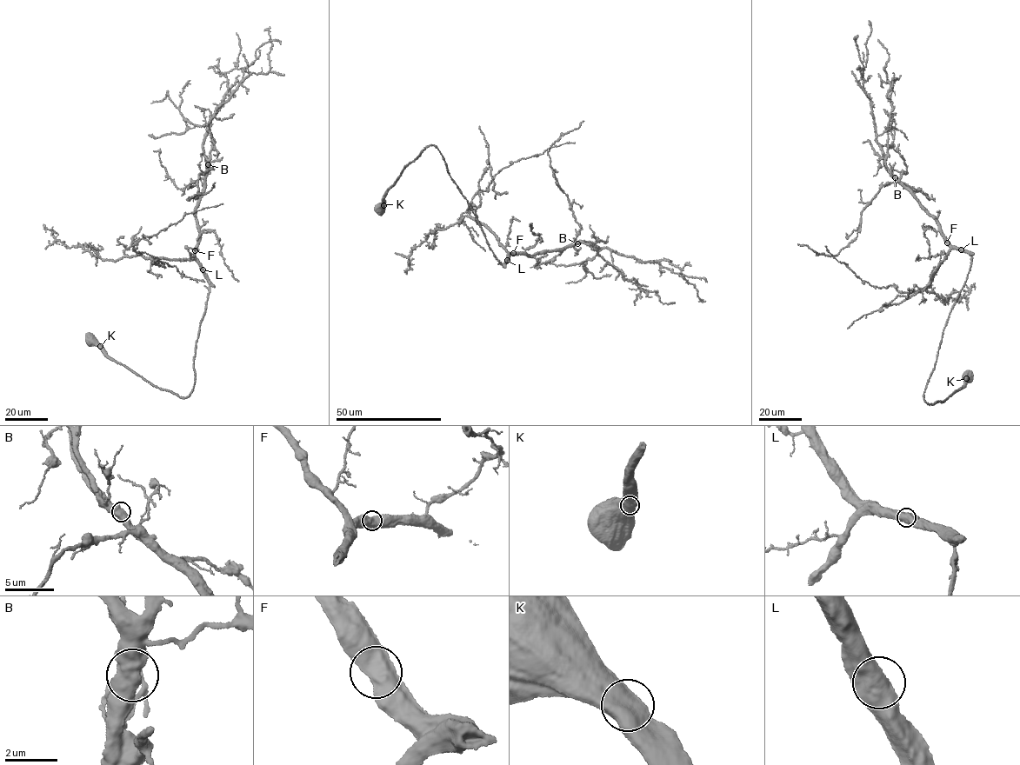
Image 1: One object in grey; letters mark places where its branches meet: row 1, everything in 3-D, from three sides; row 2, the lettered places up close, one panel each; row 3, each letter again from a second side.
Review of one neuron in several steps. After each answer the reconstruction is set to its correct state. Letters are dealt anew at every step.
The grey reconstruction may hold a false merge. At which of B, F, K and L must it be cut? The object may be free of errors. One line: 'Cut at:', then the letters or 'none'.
Cut at: none

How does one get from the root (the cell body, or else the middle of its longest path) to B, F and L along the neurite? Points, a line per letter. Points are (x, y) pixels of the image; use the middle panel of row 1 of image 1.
B: (380, 209), (388, 190), (404, 168), (426, 147), (434, 145), (503, 265), (510, 254), (530, 256), (577, 243)
F: (380, 209), (388, 190), (404, 168), (426, 147), (434, 145), (496, 259), (503, 265), (513, 253)
L: (380, 209), (388, 190), (404, 168), (426, 147), (435, 146), (471, 207), (493, 254), (503, 265), (507, 260)

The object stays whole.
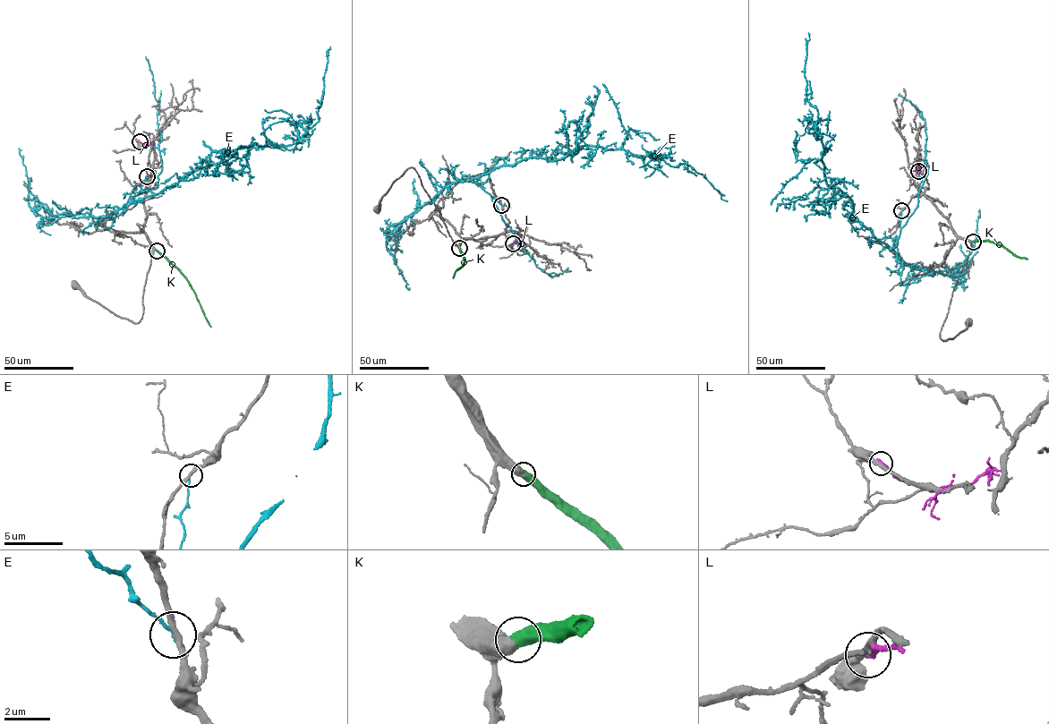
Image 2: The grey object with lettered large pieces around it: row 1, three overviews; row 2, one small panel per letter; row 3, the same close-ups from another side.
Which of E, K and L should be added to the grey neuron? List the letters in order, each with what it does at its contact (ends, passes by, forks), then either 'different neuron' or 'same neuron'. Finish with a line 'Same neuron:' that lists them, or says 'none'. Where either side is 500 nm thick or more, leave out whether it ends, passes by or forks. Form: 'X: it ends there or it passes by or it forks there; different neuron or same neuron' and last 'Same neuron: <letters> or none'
E: it ends there; different neuron
K: same neuron
L: it ends there; different neuron
Same neuron: K

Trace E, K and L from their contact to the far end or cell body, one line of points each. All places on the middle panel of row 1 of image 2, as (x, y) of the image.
E: (501, 205), (478, 177), (587, 145), (686, 164), (728, 200)
K: (459, 248), (464, 261), (453, 277)
L: (513, 242), (524, 242)

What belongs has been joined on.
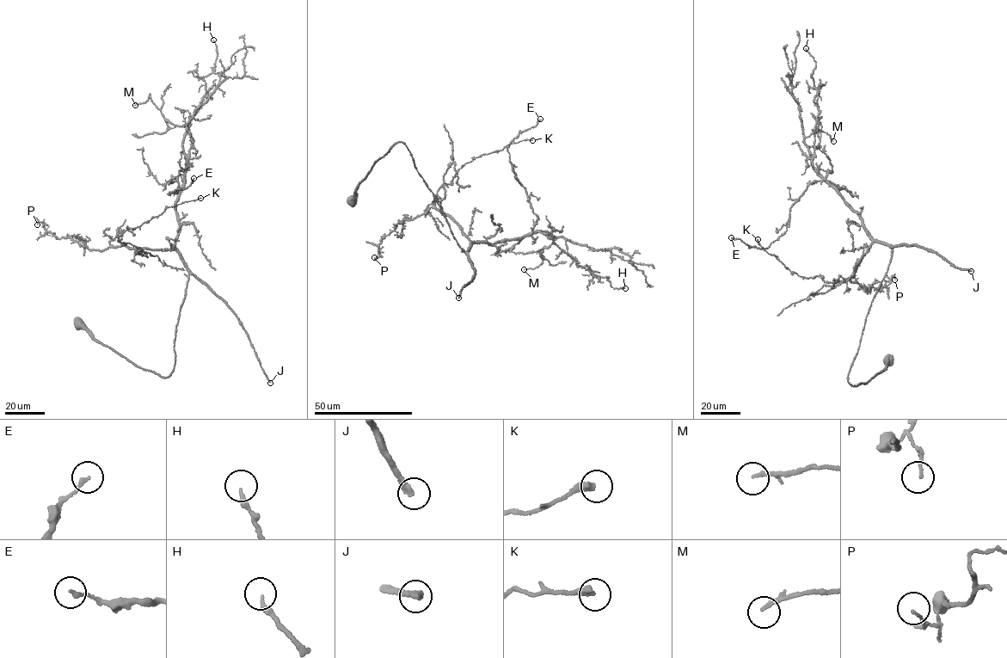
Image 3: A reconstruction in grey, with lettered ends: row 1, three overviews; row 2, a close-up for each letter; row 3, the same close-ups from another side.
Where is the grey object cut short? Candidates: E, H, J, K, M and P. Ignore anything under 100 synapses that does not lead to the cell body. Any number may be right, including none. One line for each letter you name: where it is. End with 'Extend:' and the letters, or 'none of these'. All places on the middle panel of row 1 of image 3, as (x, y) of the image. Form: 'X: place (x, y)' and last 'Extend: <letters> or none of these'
J: place (458, 298)
Extend: J

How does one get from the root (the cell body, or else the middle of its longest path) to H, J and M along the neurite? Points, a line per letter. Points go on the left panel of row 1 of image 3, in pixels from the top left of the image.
H: (80, 323), (136, 365), (173, 371), (189, 278), (175, 208), (213, 39)
J: (80, 323), (90, 336), (136, 365), (168, 377), (175, 359), (176, 325), (192, 274), (236, 315), (270, 383)
M: (80, 323), (136, 365), (173, 371), (189, 278), (175, 245), (187, 126), (164, 119), (150, 95), (135, 105)

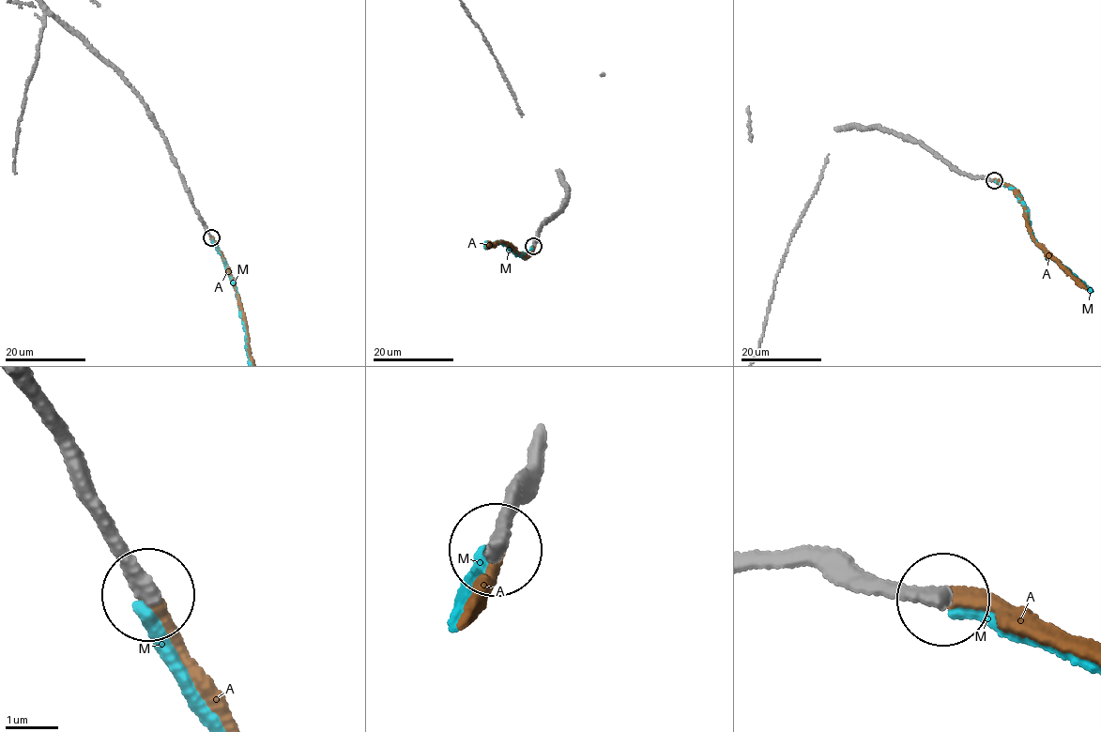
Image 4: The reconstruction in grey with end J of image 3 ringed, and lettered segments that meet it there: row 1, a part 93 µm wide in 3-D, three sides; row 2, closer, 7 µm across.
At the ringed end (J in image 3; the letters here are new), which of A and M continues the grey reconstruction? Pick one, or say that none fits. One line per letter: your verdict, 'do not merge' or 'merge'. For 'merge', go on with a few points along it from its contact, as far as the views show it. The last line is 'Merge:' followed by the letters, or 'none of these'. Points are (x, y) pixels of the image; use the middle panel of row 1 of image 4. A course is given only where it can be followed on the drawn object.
A: merge
M: do not merge
Merge: A

